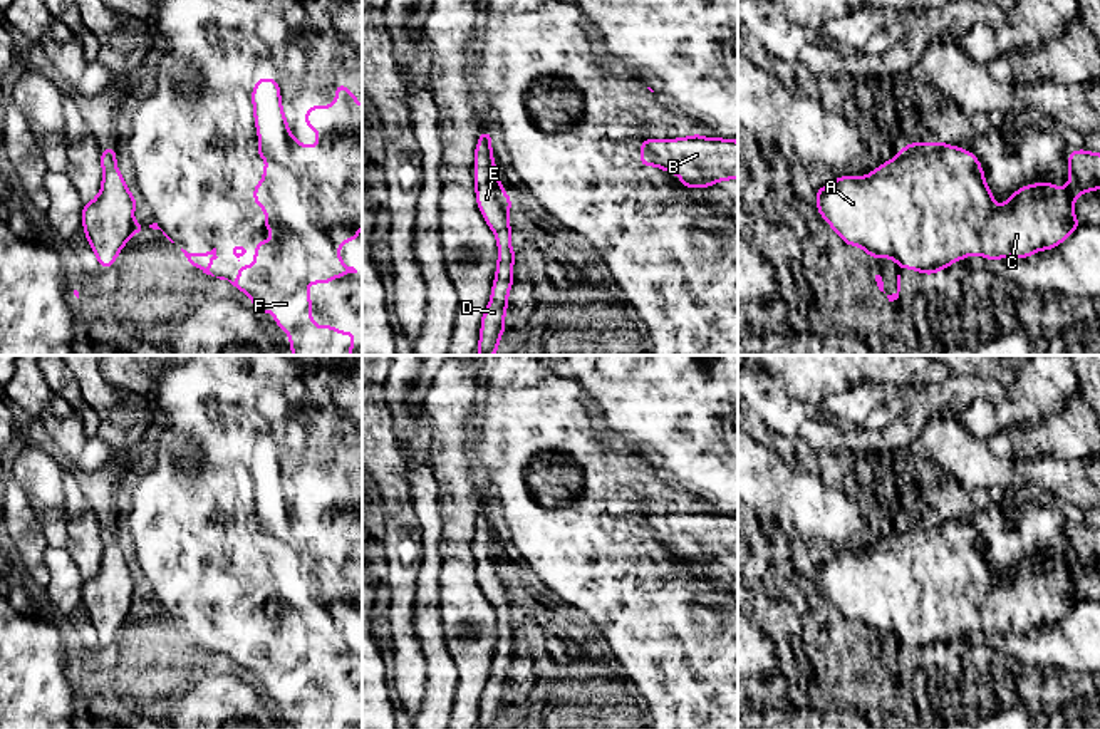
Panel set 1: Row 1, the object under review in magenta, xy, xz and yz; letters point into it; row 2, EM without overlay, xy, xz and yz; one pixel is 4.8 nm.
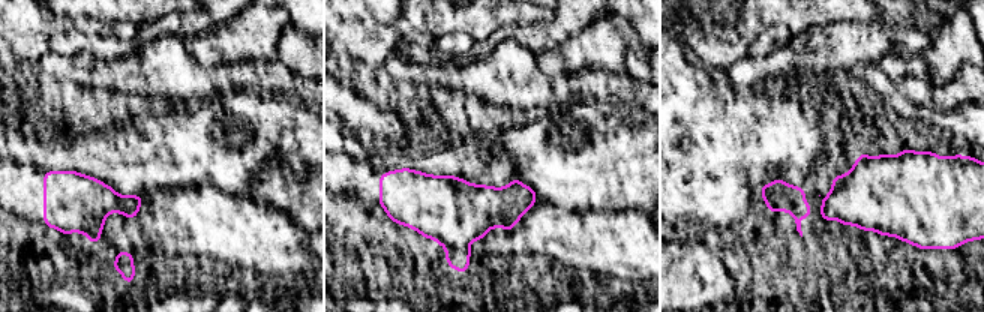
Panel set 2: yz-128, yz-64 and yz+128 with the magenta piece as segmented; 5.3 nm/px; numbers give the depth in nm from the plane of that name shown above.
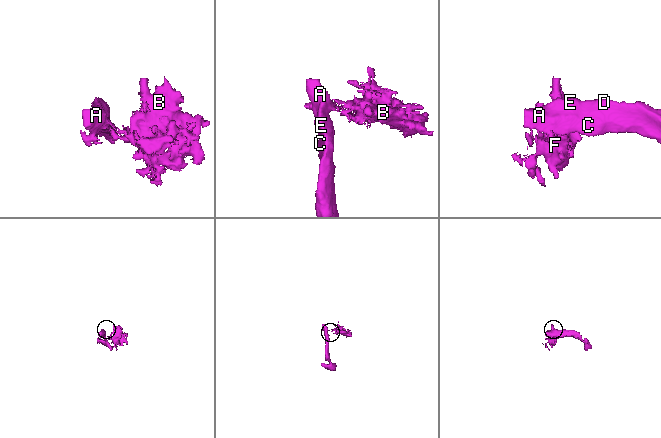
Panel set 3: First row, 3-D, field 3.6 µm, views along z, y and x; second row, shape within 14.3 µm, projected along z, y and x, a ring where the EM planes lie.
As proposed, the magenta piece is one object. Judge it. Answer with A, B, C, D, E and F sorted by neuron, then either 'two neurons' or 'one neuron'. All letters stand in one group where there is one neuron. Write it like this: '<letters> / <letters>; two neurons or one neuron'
A C D E / B F; two neurons

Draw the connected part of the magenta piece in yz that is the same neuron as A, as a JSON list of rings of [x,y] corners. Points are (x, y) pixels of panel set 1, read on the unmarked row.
[[[936,516],[922,535],[882,538],[867,551],[845,550],[817,563],[817,585],[843,618],[864,623],[872,635],[894,633],[899,642],[932,652],[971,630],[1028,633],[1065,617],[1082,600],[1073,588],[1077,573],[1100,565],[1100,530],[1070,526],[1068,545],[1066,563],[1035,558],[996,582],[979,535],[971,526]]]

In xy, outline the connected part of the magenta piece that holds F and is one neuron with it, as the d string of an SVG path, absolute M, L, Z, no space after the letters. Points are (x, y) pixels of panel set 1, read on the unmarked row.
M255 454L252 478L255 509L262 516L255 530L267 536L263 556L255 560L253 575L265 587L265 605L277 613L258 617L255 640L240 640L238 655L228 657L250 670L260 692L265 685L273 687L273 697L287 707L293 729L350 729L354 707L312 699L309 660L330 659L335 652L357 649L354 642L342 639L339 623L347 615L359 617L362 603L362 481L339 458L334 481L312 481L305 488L307 504L317 504L317 521L310 523L302 521L298 511L288 508L278 454Z

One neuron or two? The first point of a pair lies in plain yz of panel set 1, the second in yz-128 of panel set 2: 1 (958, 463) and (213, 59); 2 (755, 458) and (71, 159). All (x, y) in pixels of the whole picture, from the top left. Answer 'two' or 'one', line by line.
1: two
2: two

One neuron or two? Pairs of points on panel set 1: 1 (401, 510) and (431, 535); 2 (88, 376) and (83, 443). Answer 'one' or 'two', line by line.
1: two
2: two

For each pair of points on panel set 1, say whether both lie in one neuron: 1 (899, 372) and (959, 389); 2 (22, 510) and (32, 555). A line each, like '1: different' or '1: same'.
1: different
2: same

